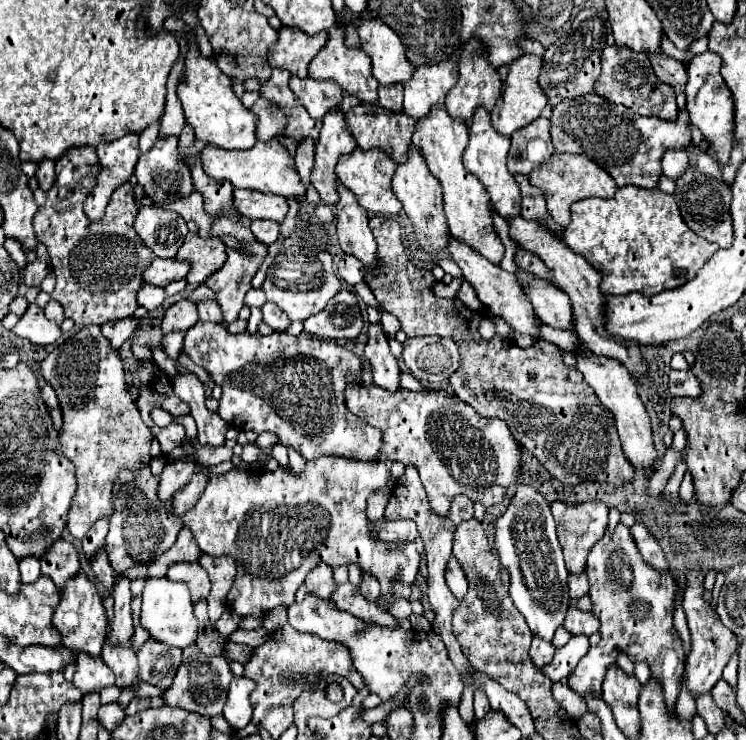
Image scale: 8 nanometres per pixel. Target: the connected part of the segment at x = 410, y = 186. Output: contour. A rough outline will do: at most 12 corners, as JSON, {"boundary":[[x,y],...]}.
{"boundary":[[417,147],[397,165],[393,193],[419,247],[445,249],[441,183]]}

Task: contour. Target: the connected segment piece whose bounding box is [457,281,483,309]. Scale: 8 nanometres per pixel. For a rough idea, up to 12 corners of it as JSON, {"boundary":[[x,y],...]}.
{"boundary":[[463,281],[457,297],[469,309],[483,307],[473,285]]}

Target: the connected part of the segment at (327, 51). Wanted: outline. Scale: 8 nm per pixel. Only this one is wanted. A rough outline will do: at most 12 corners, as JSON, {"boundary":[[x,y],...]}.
{"boundary":[[341,25],[309,63],[309,77],[377,103],[377,79],[361,47],[345,43]]}

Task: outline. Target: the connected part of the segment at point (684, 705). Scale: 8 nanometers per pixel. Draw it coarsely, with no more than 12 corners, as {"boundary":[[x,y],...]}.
{"boundary":[[684,677],[675,711],[681,719],[693,719],[695,699],[691,699]]}

